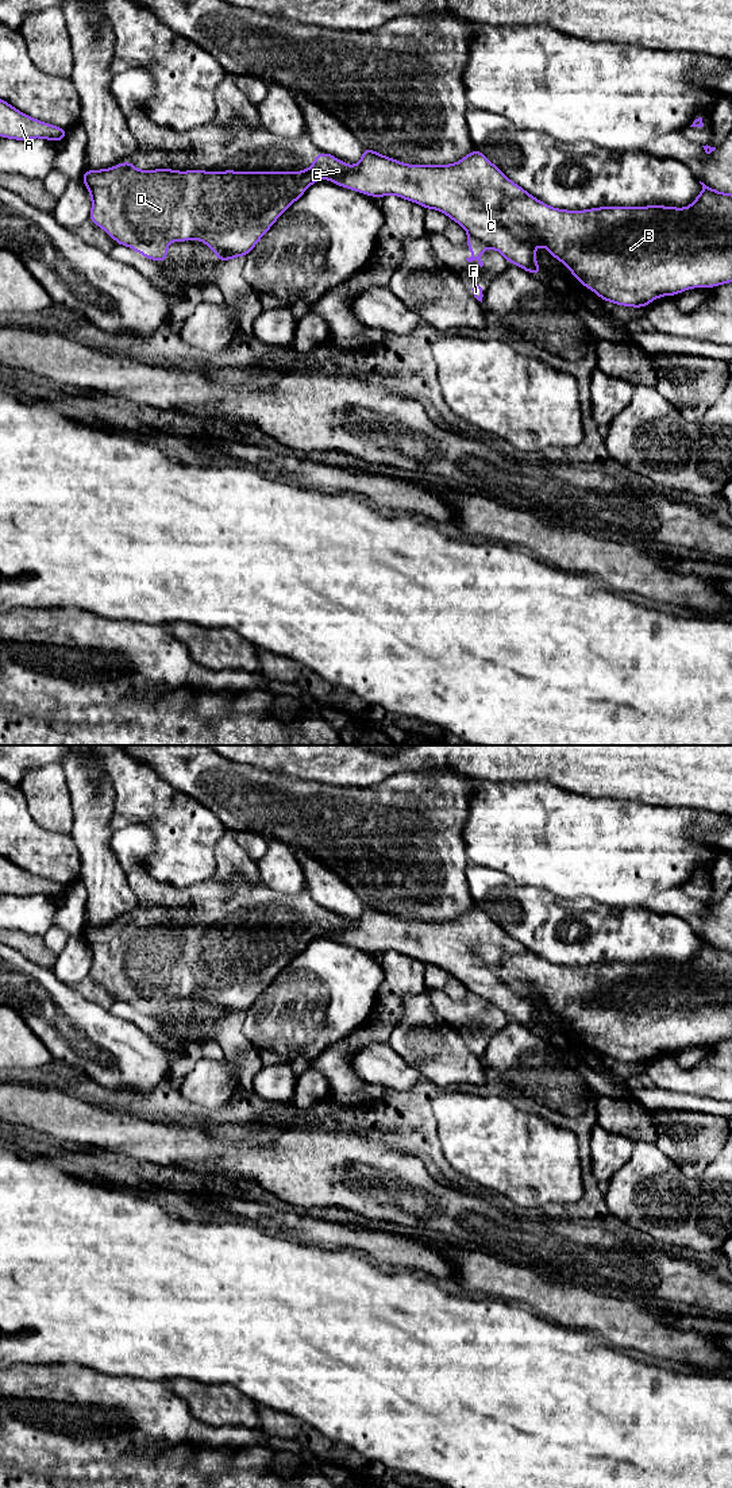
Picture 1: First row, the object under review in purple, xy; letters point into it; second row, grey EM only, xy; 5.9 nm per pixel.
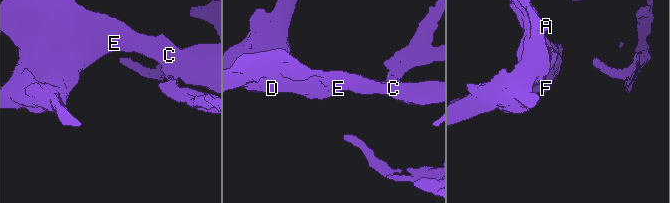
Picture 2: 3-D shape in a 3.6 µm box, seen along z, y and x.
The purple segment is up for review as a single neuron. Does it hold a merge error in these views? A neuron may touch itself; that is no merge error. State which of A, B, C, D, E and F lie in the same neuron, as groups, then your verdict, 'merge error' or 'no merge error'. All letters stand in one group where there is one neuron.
A B C D E / F; merge error

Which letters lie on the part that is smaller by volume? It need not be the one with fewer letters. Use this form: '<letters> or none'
F

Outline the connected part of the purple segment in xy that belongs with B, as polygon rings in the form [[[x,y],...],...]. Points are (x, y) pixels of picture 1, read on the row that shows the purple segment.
[[[367,147],[358,165],[350,166],[332,154],[320,151],[312,166],[303,171],[136,170],[130,159],[111,169],[85,170],[81,177],[92,197],[89,220],[101,227],[117,244],[128,246],[155,262],[167,261],[170,242],[194,239],[215,251],[219,262],[246,257],[276,220],[313,182],[323,178],[367,196],[381,198],[394,194],[425,209],[438,209],[461,224],[469,236],[479,242],[481,248],[494,248],[508,263],[515,263],[538,277],[542,275],[542,270],[535,258],[535,247],[544,246],[583,286],[616,305],[644,308],[662,296],[677,296],[691,288],[714,288],[732,282],[732,194],[717,192],[701,181],[702,192],[687,208],[648,205],[566,211],[552,208],[531,196],[477,149],[451,165],[407,165]]]

